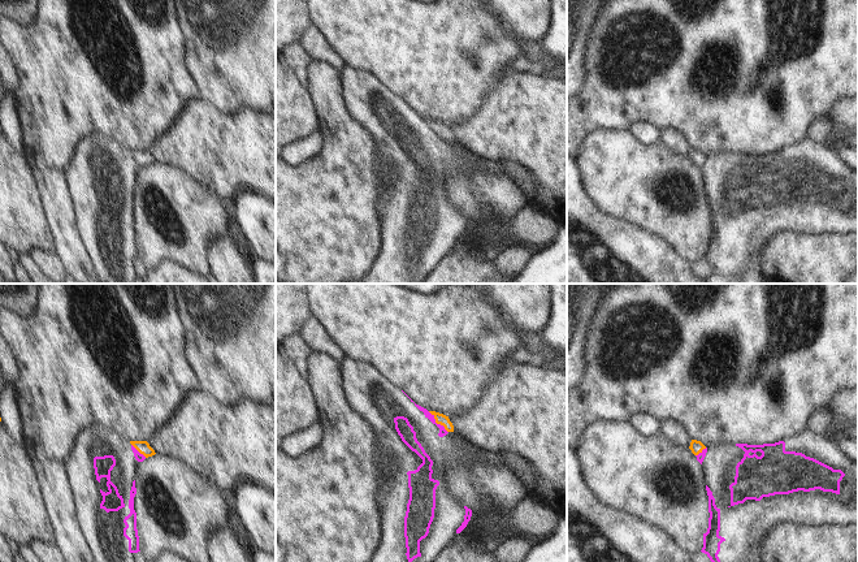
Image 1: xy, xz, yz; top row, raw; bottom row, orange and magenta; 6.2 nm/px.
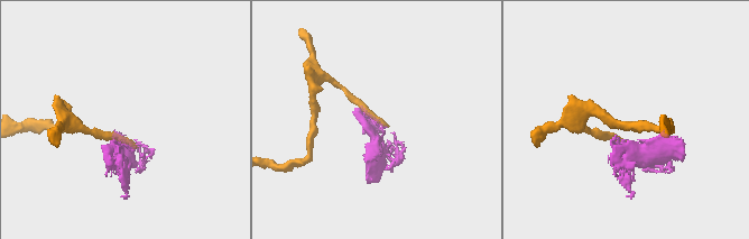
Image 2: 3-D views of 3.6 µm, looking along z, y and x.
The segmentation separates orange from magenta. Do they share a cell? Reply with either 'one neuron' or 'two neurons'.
two neurons

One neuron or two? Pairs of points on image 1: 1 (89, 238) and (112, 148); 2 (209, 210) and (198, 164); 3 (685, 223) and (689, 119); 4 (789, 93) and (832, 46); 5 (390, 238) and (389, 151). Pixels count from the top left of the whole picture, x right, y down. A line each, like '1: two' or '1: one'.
1: one
2: two
3: two
4: one
5: one

